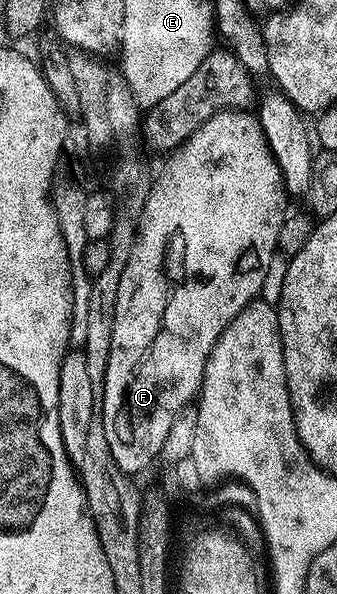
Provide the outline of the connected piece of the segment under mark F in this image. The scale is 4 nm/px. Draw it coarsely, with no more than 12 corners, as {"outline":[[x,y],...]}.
{"outline":[[252,112],[164,161],[119,279],[99,424],[160,458],[287,216]]}

